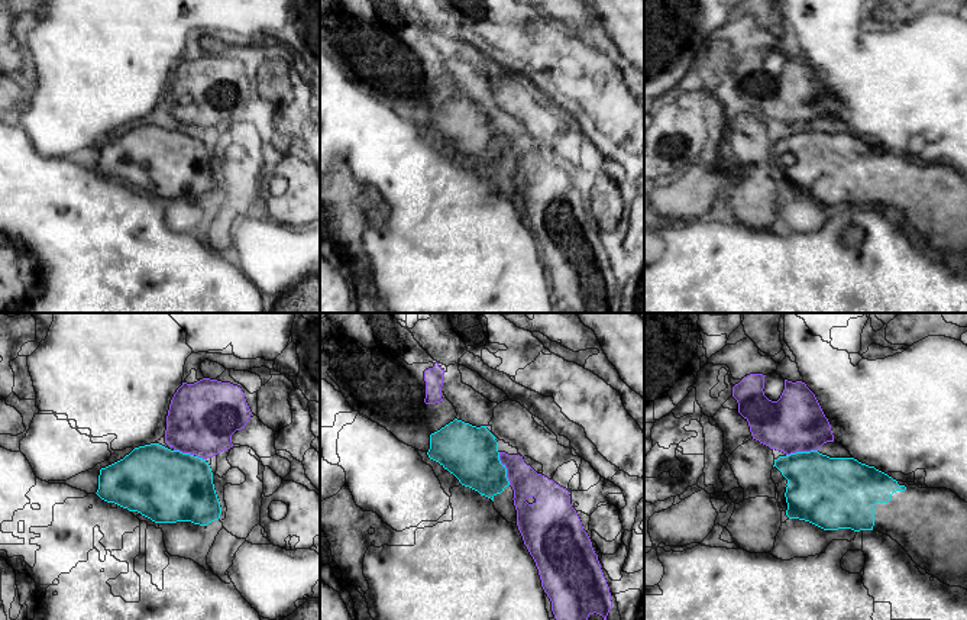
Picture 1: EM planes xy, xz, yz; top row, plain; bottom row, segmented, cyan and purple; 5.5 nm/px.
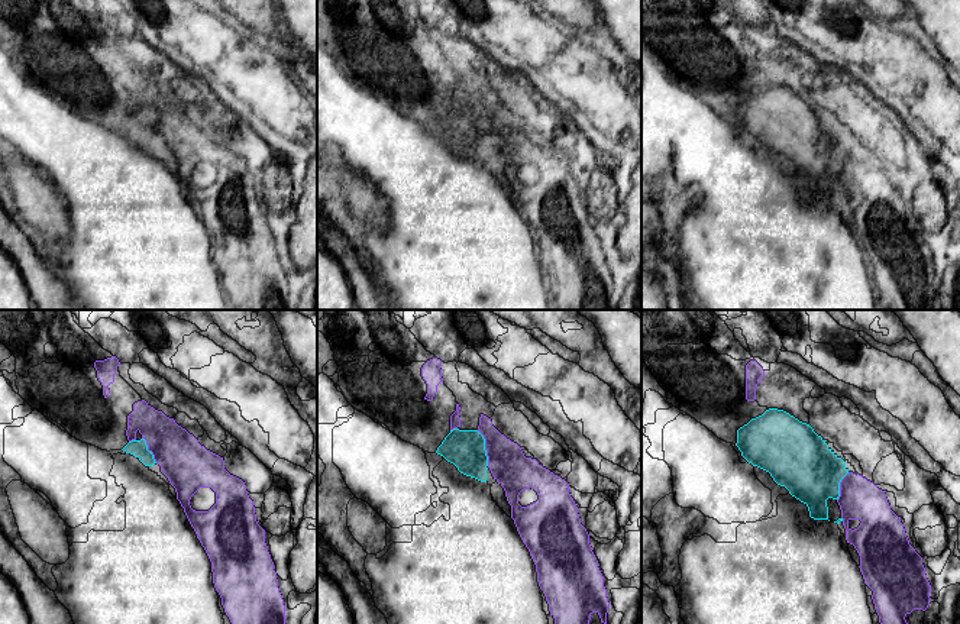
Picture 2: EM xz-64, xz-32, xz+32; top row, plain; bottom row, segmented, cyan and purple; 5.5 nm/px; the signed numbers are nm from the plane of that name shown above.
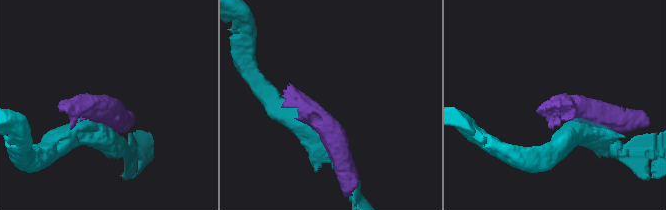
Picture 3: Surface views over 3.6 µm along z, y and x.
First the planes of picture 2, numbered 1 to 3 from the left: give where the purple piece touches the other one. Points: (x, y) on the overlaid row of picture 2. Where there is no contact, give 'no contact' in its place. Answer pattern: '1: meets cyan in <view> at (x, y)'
1: meets cyan in xz-64 at (148, 450)
2: meets cyan in xz-32 at (484, 448)
3: meets cyan in xz+32 at (839, 487)

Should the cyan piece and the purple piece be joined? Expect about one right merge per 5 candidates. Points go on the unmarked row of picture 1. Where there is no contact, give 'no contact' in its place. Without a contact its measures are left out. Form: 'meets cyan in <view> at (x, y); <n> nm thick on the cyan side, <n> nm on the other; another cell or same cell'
meets cyan in xz at (505, 144); 300 nm thick on the cyan side, 160 nm on the other; another cell

